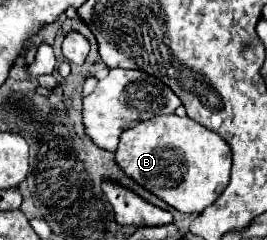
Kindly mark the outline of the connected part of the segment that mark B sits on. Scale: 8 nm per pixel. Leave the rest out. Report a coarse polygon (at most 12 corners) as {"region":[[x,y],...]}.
{"region":[[189,117],[121,133],[121,171],[197,215],[231,175],[231,147]]}

